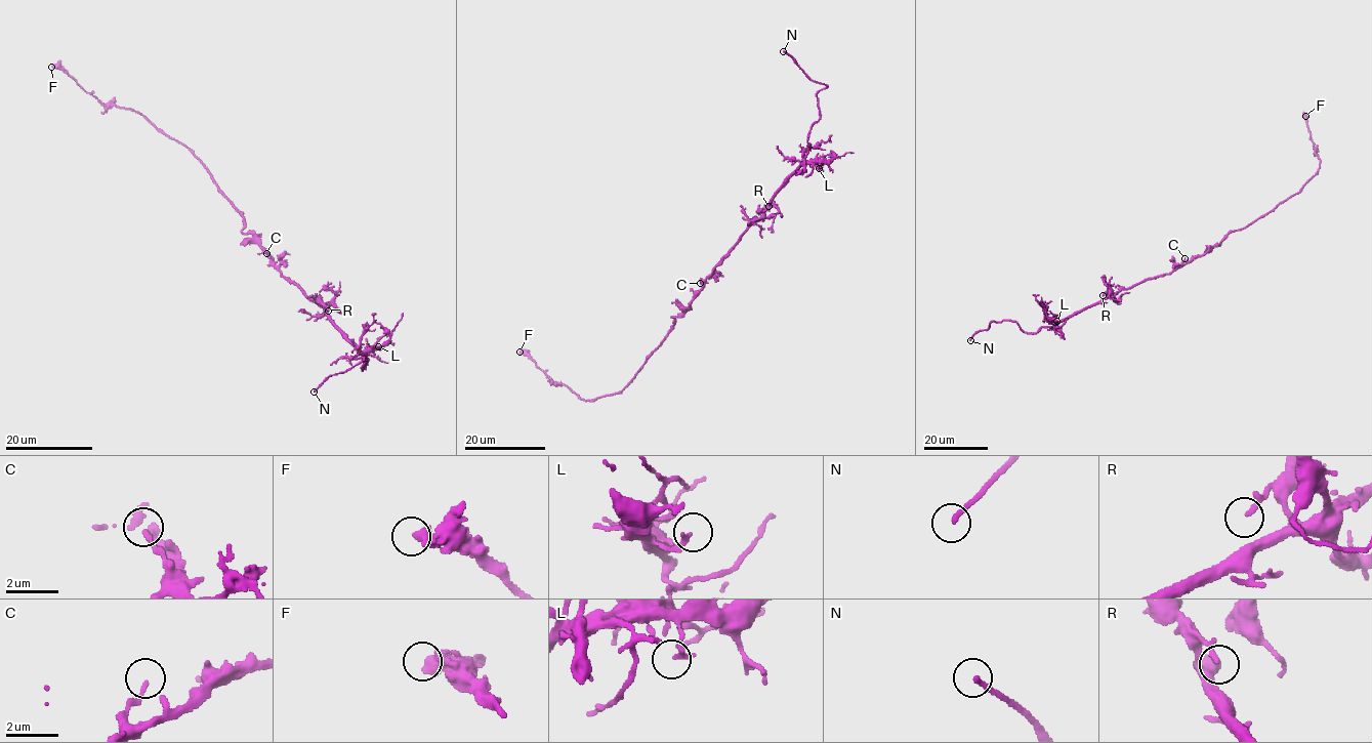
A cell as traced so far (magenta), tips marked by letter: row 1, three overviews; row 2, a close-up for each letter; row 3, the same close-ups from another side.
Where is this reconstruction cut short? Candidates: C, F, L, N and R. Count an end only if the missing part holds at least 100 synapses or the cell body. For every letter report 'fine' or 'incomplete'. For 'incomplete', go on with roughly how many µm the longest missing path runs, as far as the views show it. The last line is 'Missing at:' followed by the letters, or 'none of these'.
C: fine
F: fine
L: fine
N: incomplete | 5 µm
R: fine
Missing at: N

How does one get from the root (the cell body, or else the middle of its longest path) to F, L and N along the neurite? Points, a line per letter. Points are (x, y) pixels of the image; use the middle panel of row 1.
F: (702, 284), (683, 313), (671, 317), (675, 322), (670, 331), (620, 393), (580, 400), (520, 352)
L: (702, 284), (800, 165), (819, 163), (819, 168)
N: (702, 284), (807, 153), (807, 133), (820, 116), (817, 93), (826, 86), (808, 78), (783, 51)

